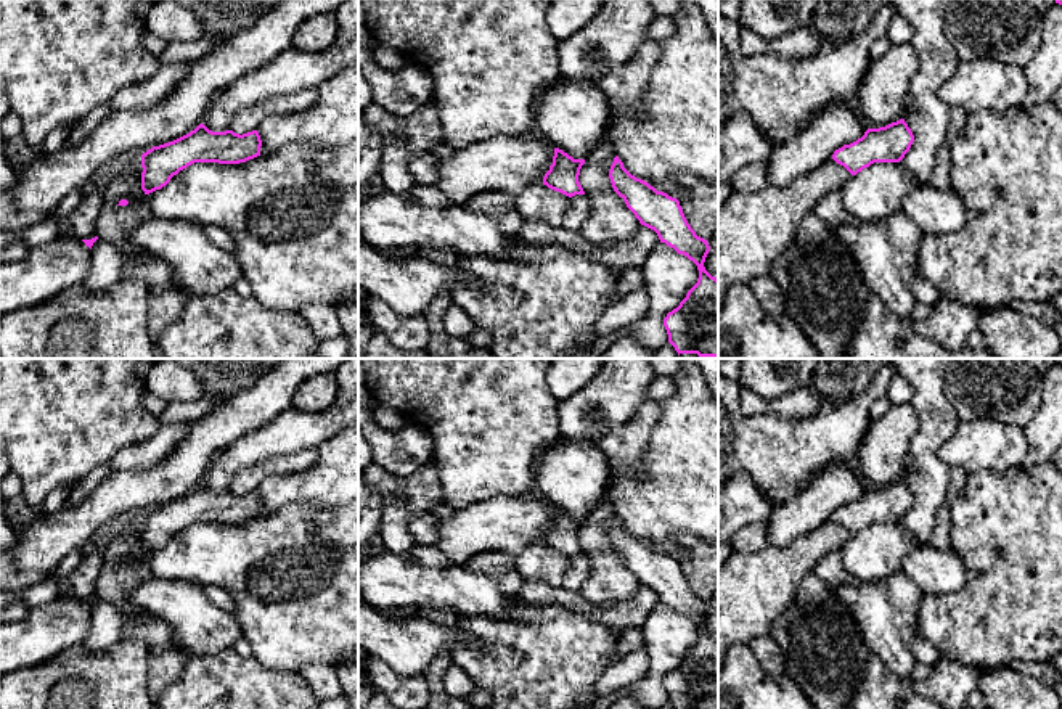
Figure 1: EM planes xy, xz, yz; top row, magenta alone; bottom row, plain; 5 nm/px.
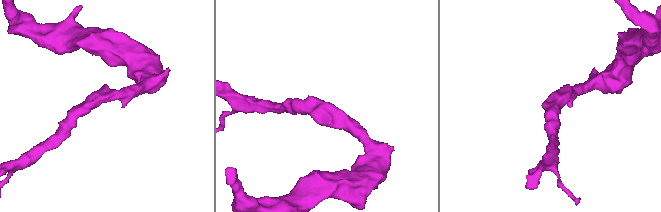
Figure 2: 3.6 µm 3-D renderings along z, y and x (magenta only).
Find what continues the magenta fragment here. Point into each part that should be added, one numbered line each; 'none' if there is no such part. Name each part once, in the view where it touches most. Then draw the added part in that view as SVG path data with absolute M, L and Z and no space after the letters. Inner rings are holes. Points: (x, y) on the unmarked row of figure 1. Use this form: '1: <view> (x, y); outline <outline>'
none

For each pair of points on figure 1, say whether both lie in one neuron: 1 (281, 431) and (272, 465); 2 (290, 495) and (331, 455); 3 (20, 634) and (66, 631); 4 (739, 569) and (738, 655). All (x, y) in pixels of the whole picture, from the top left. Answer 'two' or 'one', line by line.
1: two
2: one
3: one
4: two

